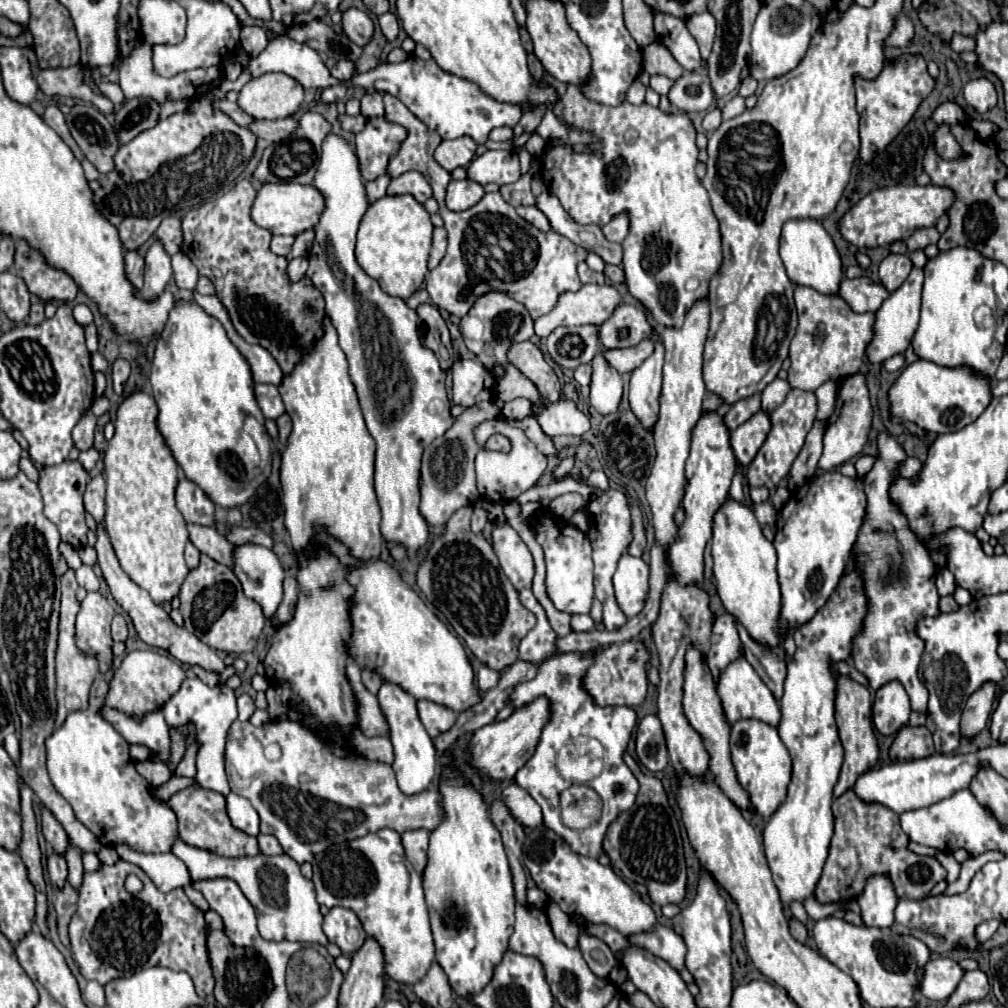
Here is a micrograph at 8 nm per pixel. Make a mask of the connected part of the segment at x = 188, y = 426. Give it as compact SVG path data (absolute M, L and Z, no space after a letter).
M176 301L174 309L170 311L150 365L150 385L160 411L158 429L184 475L200 489L204 489L204 493L208 493L208 497L224 509L232 505L244 505L244 501L248 501L248 497L252 497L260 485L254 481L260 475L260 455L252 437L244 431L244 419L254 415L258 421L264 421L264 417L252 393L254 381L248 361L242 357L236 345L228 341L220 321L204 313L196 301Z

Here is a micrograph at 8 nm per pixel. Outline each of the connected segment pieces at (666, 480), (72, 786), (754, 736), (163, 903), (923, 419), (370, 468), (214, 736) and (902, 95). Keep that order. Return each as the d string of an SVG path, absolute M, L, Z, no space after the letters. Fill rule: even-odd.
M702 297L686 313L682 327L666 327L662 331L664 351L666 347L668 351L664 357L664 385L662 385L662 395L660 395L660 413L654 425L654 441L656 441L658 455L652 467L652 475L648 477L646 499L654 515L656 541L664 545L666 549L676 539L678 527L674 523L674 513L684 495L684 485L686 485L684 463L688 459L692 431L700 419L702 399L706 393L704 379L702 379L702 353L704 353L706 337L708 337L708 325L710 325L710 303L706 297Z
M98 675L90 689L90 705L84 711L72 711L64 725L58 727L48 739L46 739L46 751L48 751L48 773L52 777L52 783L56 791L72 805L78 821L88 827L102 845L116 845L116 843L128 843L138 853L164 853L172 847L172 837L178 837L176 833L176 815L172 809L168 809L162 803L156 803L150 793L150 783L138 775L134 761L128 755L128 743L120 733L114 731L114 727L100 717L100 707L104 705L104 695L108 693L108 683Z
M740 719L732 725L730 753L738 781L750 793L750 801L756 807L756 813L762 817L770 817L778 809L780 801L784 801L784 793L792 773L790 755L778 735L778 729L758 719Z
M120 859L114 865L102 863L98 871L84 873L68 933L74 961L84 979L94 979L100 985L106 985L116 977L130 977L142 967L164 965L174 971L186 971L200 997L210 995L214 989L206 951L208 923L204 913L190 903L184 889L162 893L140 867L128 861ZM130 873L138 875L144 883L144 889L136 895L124 889L124 879Z
M918 359L902 371L888 397L892 403L890 413L894 421L914 421L918 427L942 435L964 429L984 413L992 399L992 383L988 375L978 373L968 365L942 367L932 361Z
M328 315L322 319L322 331L324 335L312 343L310 351L302 355L292 373L286 375L278 385L278 391L286 405L286 413L294 423L280 465L280 483L284 493L282 501L286 509L284 523L290 531L292 547L296 551L306 549L316 525L324 525L336 539L344 541L352 549L354 557L370 559L380 555L384 543L380 533L380 507L374 493L376 441L366 429L356 387L348 373L348 359L338 345L338 333Z
M190 677L182 683L180 691L174 693L166 701L166 705L162 707L162 713L164 713L170 729L180 729L188 723L192 723L196 727L194 743L198 743L200 747L198 747L198 753L196 753L198 773L194 777L192 787L210 789L210 791L218 791L222 795L228 795L230 787L228 787L226 773L224 773L224 743L226 743L226 733L228 733L232 721L238 717L236 693L232 689L228 689L226 685L208 687L198 677Z
M902 55L892 67L884 67L882 75L872 81L856 79L856 107L860 113L860 157L870 161L876 151L882 151L912 119L920 101L932 91L934 79L926 71L926 61L920 55Z

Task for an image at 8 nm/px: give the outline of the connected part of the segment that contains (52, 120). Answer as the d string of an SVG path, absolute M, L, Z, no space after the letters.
M48 105L48 107L44 107L44 117L42 117L42 119L44 119L44 123L46 123L48 127L52 127L52 129L62 137L62 141L72 149L72 153L74 153L76 159L84 159L82 151L78 149L76 141L72 139L70 131L68 131L68 127L66 127L66 123L64 123L64 115L62 115L62 111L60 111L56 105Z

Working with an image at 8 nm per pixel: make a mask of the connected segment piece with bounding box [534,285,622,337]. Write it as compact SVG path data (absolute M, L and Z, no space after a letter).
M582 285L576 293L564 293L556 309L534 323L536 335L548 337L560 325L602 325L618 305L622 297L614 285Z

